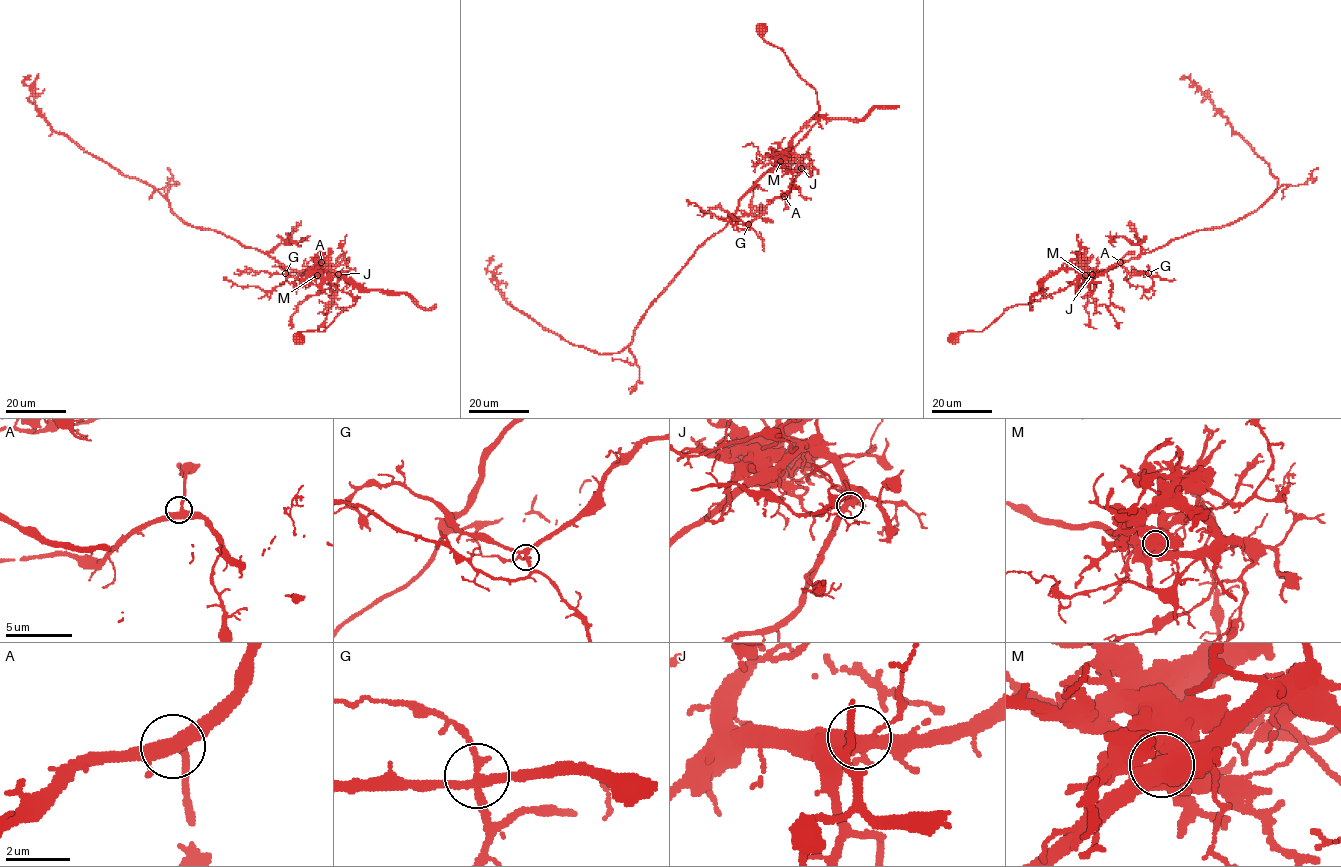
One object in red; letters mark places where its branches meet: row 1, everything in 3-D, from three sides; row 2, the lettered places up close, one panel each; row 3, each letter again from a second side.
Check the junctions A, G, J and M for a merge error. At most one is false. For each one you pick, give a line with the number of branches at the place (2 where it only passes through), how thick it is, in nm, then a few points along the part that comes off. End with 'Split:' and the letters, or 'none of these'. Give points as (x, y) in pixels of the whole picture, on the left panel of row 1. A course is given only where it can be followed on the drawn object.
M: 4 | 600 nm | (317, 275), (316, 268), (331, 268), (361, 290), (407, 293), (423, 308), (432, 308), (436, 304)
Split: M

